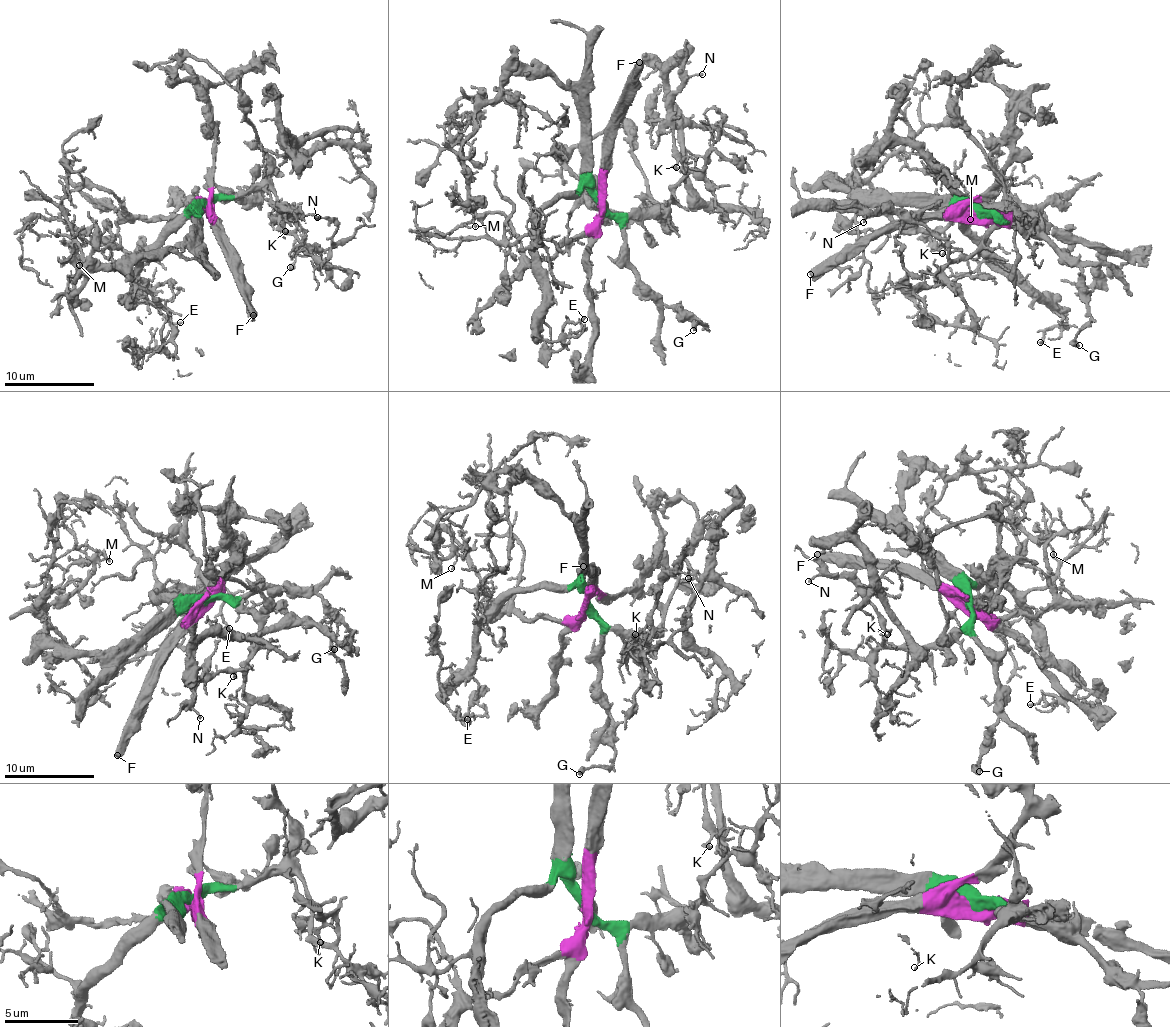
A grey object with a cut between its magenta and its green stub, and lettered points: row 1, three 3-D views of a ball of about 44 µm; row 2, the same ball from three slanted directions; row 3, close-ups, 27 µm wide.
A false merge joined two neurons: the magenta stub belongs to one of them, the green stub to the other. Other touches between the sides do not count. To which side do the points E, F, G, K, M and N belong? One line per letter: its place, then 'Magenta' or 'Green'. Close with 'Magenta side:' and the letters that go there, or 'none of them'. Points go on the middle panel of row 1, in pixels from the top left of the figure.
E: Place: (584, 319). Green
F: Place: (639, 62). Magenta
G: Place: (693, 330). Green
K: Place: (676, 167). Green
M: Place: (475, 226). Green
N: Place: (702, 74). Green
Magenta side: F

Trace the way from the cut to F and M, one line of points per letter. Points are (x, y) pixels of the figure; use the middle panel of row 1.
F: (599, 203), (606, 126), (627, 86), (628, 74), (640, 62)
M: (599, 203), (590, 171), (590, 110), (551, 75), (515, 66), (476, 115), (462, 147), (476, 227)

